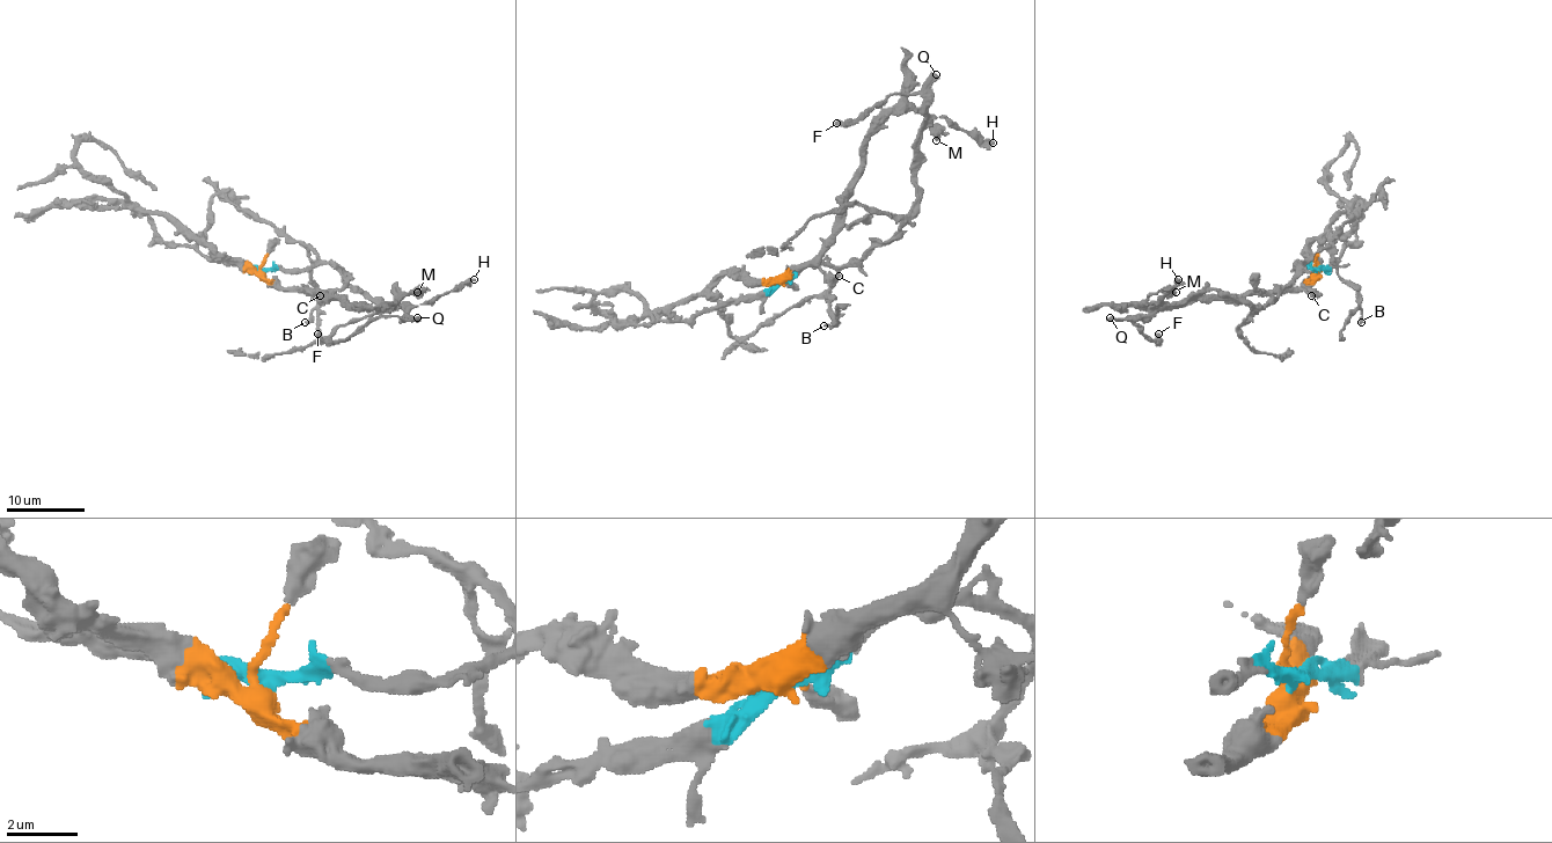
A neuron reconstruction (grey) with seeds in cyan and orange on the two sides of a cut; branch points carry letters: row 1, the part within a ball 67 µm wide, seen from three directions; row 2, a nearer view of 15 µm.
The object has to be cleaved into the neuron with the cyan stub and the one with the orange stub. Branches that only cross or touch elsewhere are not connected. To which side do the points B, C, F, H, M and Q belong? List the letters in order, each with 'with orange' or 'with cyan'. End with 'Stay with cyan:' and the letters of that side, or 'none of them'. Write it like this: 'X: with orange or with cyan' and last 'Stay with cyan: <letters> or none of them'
B: with cyan
C: with orange
F: with cyan
H: with cyan
M: with orange
Q: with cyan
Stay with cyan: B, F, H, Q

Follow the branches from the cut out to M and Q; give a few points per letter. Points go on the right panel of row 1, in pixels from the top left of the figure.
M: (1316, 270), (1302, 287), (1203, 295), (1200, 299), (1147, 306), (1144, 299), (1158, 292), (1176, 292)
Q: (1316, 270), (1301, 264), (1265, 306), (1251, 307), (1201, 290), (1147, 315), (1108, 317)

